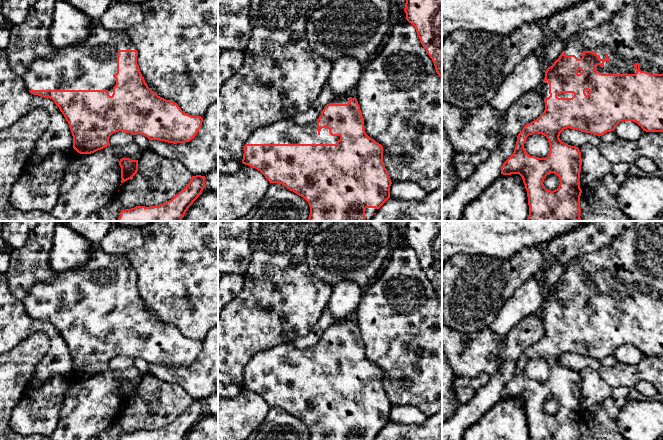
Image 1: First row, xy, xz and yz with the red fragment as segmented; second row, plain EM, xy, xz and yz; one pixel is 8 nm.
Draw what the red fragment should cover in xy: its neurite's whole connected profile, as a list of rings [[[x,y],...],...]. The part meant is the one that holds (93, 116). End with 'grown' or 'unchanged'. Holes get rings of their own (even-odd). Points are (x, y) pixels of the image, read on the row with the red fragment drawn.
[[[94,21],[84,43],[59,48],[50,58],[35,60],[22,78],[31,94],[48,97],[59,107],[69,124],[73,148],[80,154],[109,146],[110,136],[119,131],[174,144],[191,141],[203,118],[185,113],[177,103],[152,91],[140,72],[137,56],[126,31],[110,30]]]; grown

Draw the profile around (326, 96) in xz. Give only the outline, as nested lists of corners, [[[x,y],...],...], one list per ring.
[[[326,82],[323,90],[318,95],[318,97],[313,102],[313,104],[310,106],[310,108],[304,113],[296,114],[295,116],[291,117],[289,120],[300,125],[308,124],[313,121],[316,121],[321,115],[321,112],[324,109],[324,107],[327,104],[332,103],[334,99],[336,99],[336,96],[333,93],[330,86],[328,85],[328,83]]]

